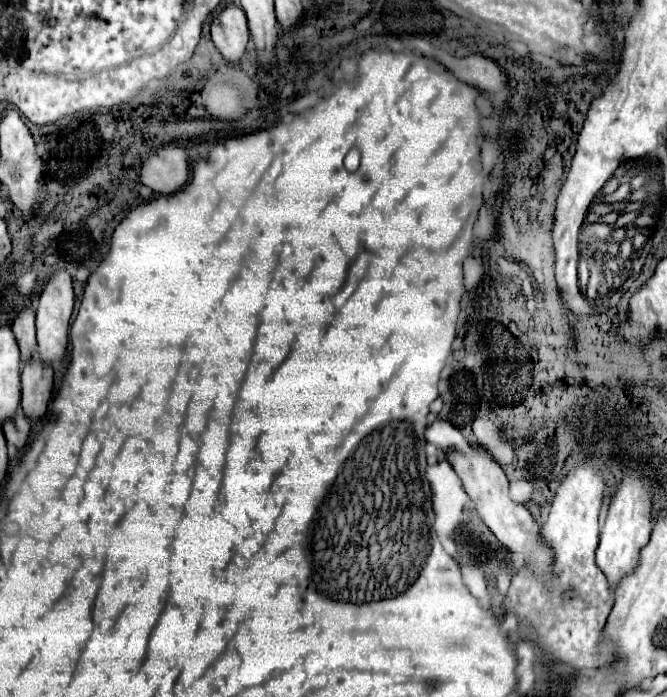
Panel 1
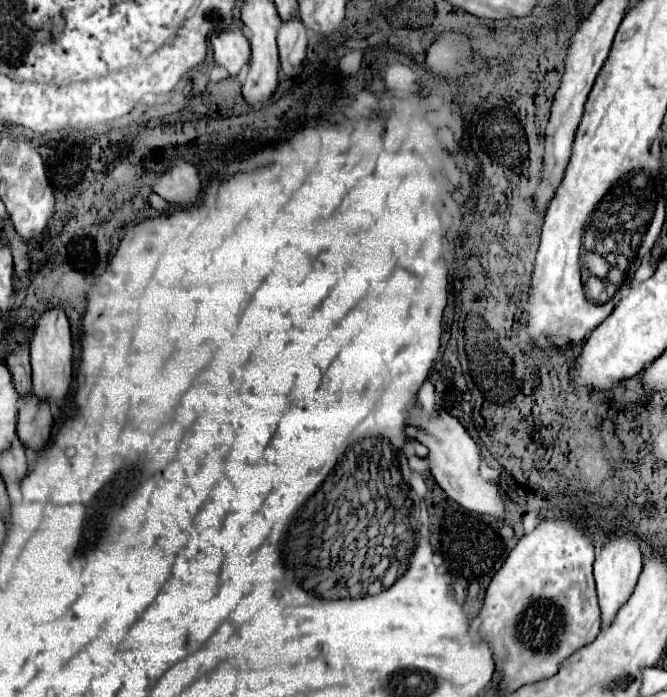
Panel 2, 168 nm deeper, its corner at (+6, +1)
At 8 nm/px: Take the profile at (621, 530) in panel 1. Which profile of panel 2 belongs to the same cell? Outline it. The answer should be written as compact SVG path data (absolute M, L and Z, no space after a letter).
M614 535L604 543L604 547L600 549L594 561L594 579L596 579L598 603L602 611L602 627L608 627L614 621L618 607L622 607L622 603L630 597L630 591L634 589L640 571L642 571L642 551L640 551L640 543L634 537Z

